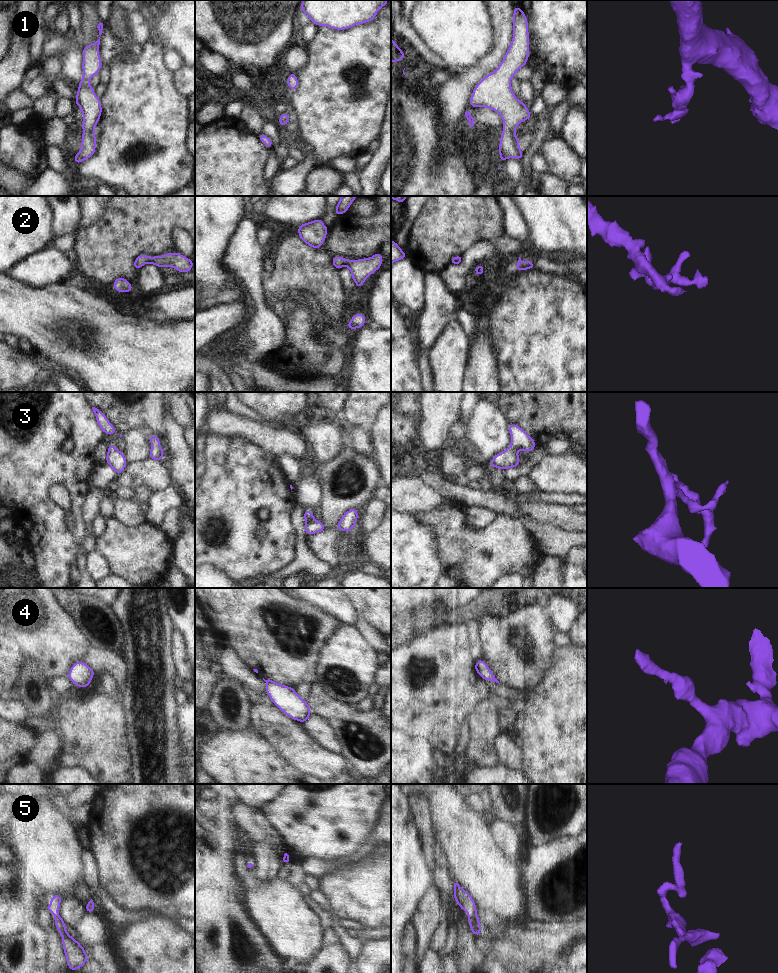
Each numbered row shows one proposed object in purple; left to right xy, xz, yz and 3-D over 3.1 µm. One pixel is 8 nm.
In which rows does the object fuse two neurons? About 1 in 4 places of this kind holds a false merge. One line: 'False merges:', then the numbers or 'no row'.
False merges: no row

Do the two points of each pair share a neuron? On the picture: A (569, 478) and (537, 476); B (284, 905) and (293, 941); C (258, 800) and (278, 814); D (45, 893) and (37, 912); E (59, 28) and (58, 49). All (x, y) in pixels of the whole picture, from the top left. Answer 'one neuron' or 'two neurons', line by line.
A: one neuron
B: one neuron
C: two neurons
D: two neurons
E: two neurons

